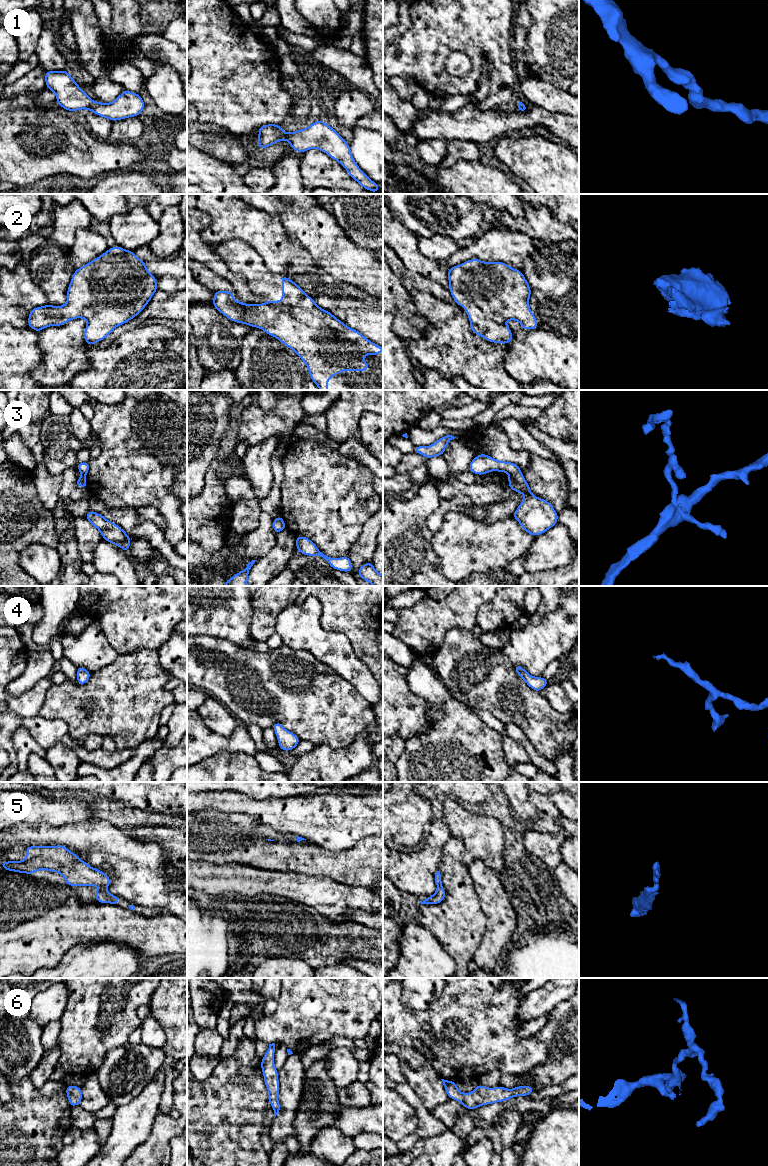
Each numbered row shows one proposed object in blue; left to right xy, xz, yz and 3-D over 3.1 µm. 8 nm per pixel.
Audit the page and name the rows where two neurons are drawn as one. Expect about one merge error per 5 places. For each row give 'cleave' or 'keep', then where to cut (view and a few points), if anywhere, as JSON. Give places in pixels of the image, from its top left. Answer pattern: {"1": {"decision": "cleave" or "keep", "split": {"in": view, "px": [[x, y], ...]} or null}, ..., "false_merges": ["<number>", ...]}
{"1": {"decision": "keep", "split": null}, "2": {"decision": "keep", "split": null}, "3": {"decision": "keep", "split": null}, "4": {"decision": "keep", "split": null}, "5": {"decision": "keep", "split": null}, "6": {"decision": "keep", "split": null}, "false_merges": []}

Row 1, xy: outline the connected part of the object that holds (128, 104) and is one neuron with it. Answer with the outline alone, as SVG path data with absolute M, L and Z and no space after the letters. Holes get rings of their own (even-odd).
M45 71L46 88L56 95L59 106L67 111L91 110L94 114L111 121L138 117L145 107L139 94L124 90L113 102L96 102L88 97L66 71Z

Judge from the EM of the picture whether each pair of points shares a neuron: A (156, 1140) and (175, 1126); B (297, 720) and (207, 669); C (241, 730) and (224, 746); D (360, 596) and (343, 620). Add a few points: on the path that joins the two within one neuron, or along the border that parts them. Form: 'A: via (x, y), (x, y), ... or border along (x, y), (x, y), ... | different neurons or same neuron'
A: via (161, 1135), (170, 1127) | same neuron
B: via (275, 698), (265, 688), (254, 687), (229, 672) | same neuron
C: via (238, 734), (228, 744) | same neuron
D: via (354, 602), (348, 608), (348, 614) | same neuron

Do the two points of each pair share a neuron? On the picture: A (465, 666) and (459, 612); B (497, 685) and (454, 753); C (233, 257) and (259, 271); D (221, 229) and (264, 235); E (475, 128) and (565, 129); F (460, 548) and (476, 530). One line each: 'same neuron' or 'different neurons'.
A: different neurons
B: different neurons
C: same neuron
D: same neuron
E: same neuron
F: same neuron

